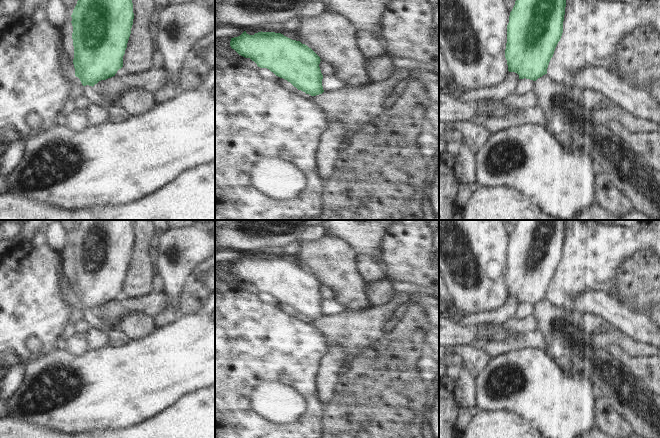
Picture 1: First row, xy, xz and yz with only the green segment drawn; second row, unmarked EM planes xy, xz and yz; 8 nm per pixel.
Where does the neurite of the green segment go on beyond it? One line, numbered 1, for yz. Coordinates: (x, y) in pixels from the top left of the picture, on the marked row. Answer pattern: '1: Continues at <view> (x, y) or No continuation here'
1: No continuation here.

